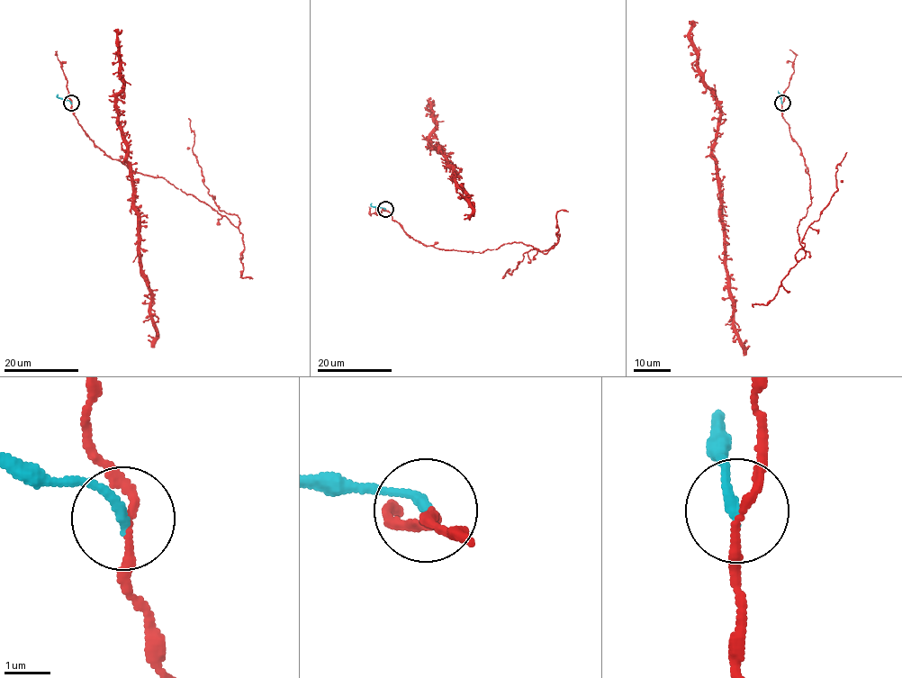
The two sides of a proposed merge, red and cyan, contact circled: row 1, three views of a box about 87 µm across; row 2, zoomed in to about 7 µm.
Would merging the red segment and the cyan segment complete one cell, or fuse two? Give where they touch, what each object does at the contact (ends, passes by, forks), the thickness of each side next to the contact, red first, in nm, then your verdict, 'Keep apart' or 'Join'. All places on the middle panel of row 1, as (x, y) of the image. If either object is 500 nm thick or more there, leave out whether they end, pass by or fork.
Place: (385, 209). At the ring red passes by. At the ring cyan ends. Thickness 150 nm (red) against 240 nm. Keep apart

